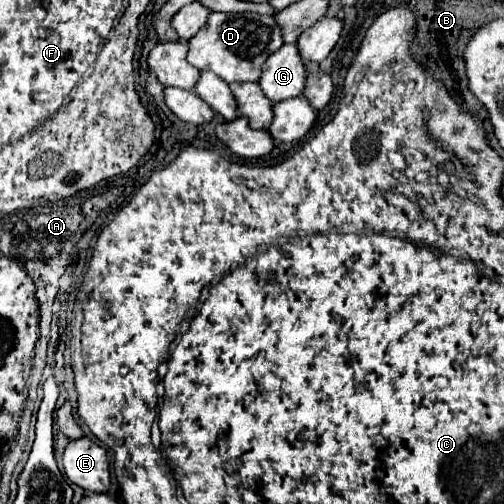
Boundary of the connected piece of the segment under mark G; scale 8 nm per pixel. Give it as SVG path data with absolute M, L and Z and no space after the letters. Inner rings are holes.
M285 43L279 51L267 57L259 85L273 103L299 97L303 93L305 65L295 43Z

